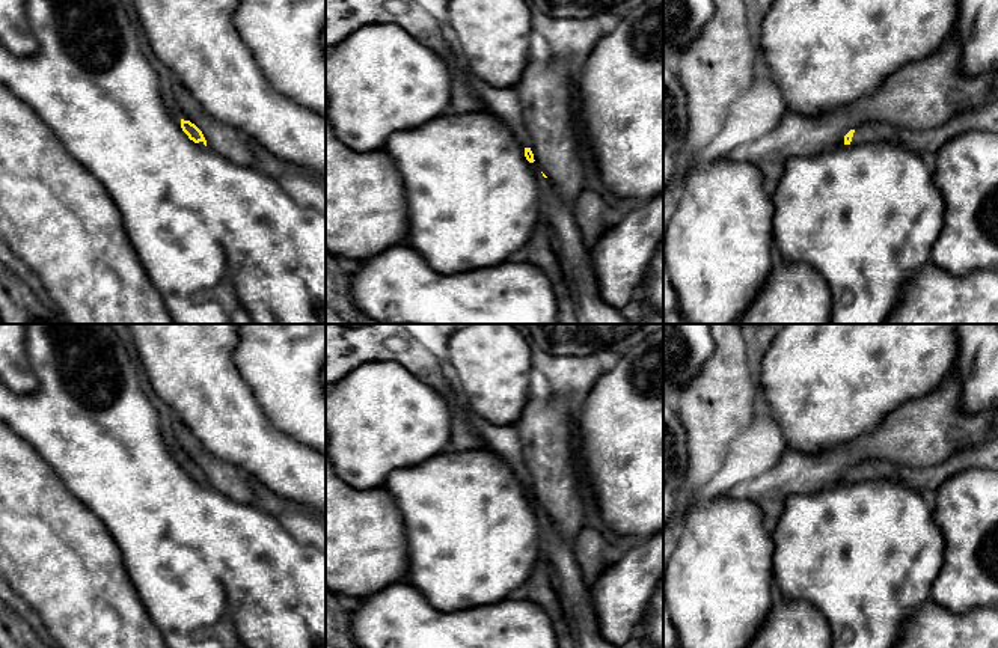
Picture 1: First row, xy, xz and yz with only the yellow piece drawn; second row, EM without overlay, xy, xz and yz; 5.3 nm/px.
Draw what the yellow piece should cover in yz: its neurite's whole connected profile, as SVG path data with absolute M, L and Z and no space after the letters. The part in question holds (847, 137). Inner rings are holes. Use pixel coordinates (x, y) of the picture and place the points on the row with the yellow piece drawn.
M883 122L865 124L856 130L850 130L844 136L844 145L861 145L861 143L873 143L873 142L900 143L900 140L902 137L899 128Z

